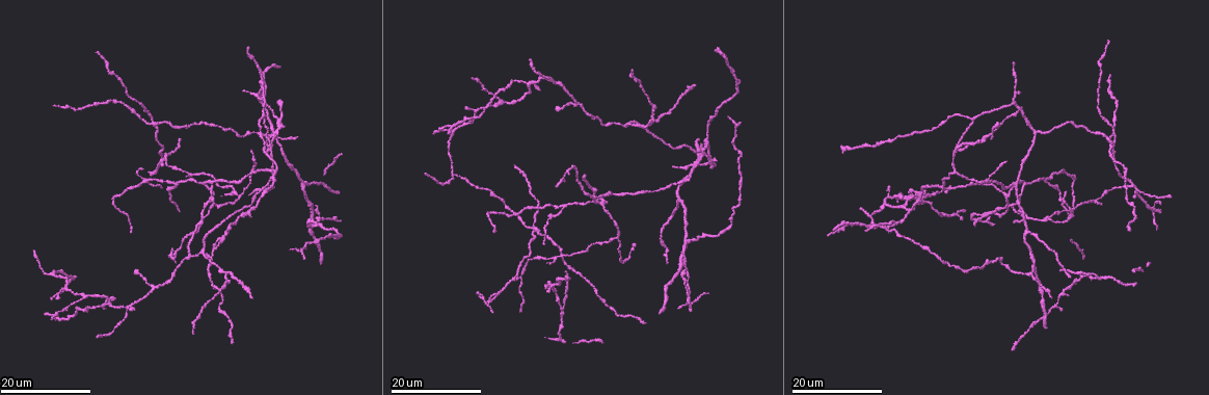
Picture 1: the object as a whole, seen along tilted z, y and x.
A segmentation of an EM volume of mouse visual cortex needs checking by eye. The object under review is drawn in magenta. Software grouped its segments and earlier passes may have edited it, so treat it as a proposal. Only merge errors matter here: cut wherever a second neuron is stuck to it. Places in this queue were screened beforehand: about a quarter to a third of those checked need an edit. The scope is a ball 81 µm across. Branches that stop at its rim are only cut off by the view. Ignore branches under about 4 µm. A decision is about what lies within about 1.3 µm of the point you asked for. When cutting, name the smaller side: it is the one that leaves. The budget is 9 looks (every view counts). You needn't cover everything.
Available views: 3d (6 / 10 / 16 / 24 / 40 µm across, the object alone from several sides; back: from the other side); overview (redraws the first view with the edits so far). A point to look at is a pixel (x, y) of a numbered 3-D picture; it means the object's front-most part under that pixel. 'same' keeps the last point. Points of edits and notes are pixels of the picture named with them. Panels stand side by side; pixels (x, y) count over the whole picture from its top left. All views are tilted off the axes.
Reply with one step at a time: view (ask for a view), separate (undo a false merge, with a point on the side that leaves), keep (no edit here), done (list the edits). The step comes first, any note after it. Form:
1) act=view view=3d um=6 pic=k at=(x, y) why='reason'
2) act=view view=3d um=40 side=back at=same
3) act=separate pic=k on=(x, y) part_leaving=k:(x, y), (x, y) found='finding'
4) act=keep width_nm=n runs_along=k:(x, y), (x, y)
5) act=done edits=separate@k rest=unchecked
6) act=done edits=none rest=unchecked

act=view view=3d um=24 pic=1 at=(974, 218) why='three arms meet'

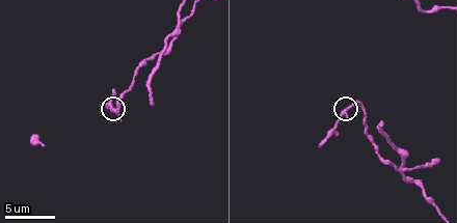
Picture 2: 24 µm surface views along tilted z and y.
act=view view=3d um=6 pic=2 at=(349, 109) why='zoom in'

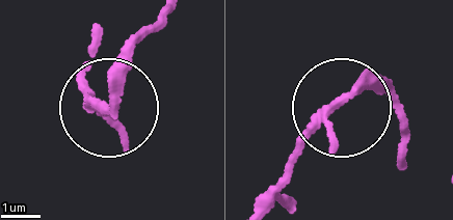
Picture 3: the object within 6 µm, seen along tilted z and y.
act=view view=3d um=6 side=back pic=3 at=(105, 107)

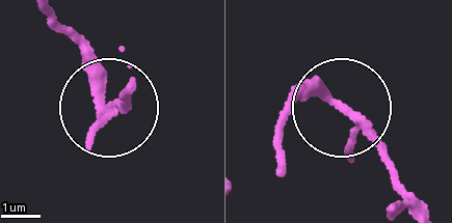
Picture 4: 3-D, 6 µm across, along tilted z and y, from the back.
act=separate pic=4 on=(92, 129) width_nm=180 found='two neurons meet here'

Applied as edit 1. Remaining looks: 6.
act=view view=overview why='see it whole again'

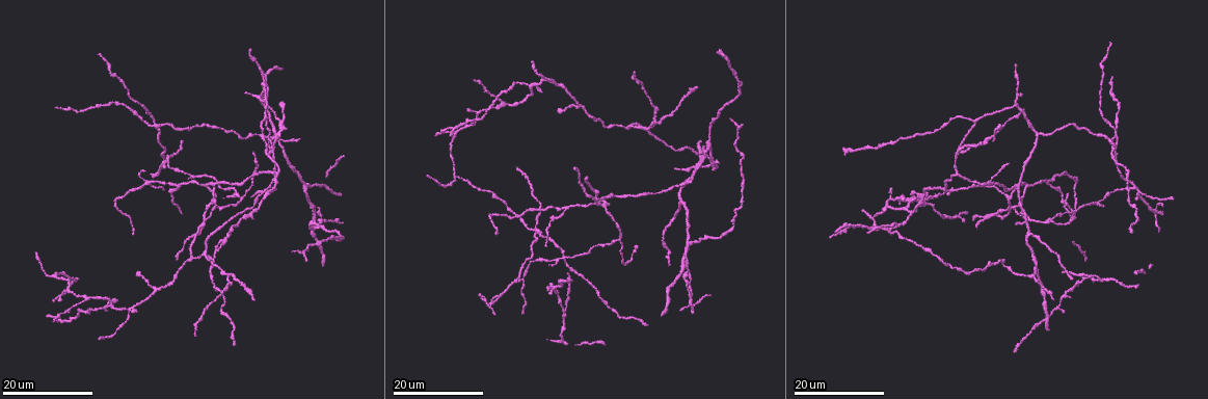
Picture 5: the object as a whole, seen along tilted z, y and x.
act=view view=3d um=24 pic=5 at=(53, 274) why='a fork'

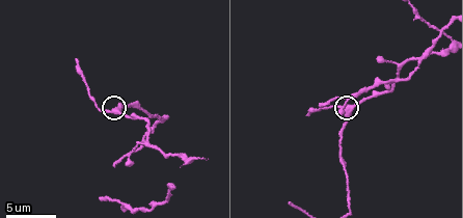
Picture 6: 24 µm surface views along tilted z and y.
act=view view=3d um=6 pic=6 at=(348, 114)

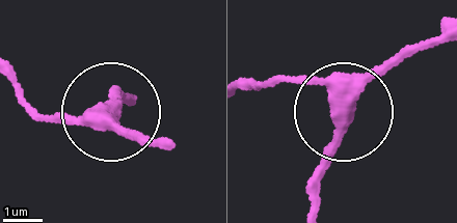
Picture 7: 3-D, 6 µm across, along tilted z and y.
act=keep side_arm_um=8 runs_along=7:(434, 37), (352, 107), (305, 81), (262, 80) found='one neuron here'

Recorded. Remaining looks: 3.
act=view view=3d um=24 pic=5 at=(531, 86) why='thin arm on a thick one'

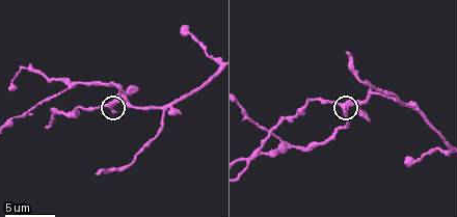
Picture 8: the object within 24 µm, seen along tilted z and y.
act=view view=3d um=10 at=same

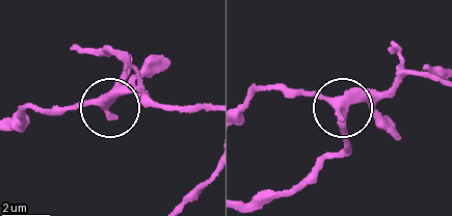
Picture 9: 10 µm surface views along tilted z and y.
act=keep width_nm=310 found='all the same neuron'

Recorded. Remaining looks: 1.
act=done edits=separate@4 rest=unchecked

